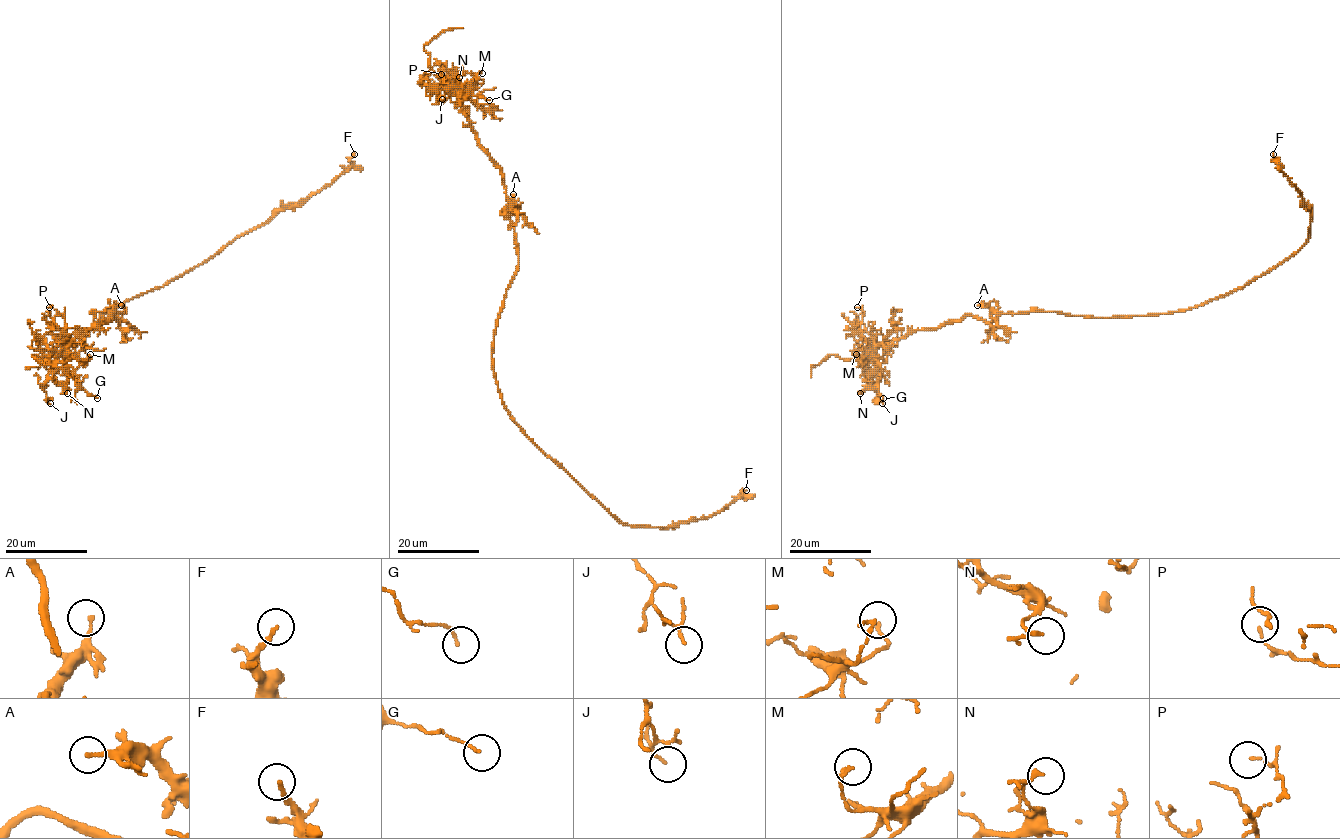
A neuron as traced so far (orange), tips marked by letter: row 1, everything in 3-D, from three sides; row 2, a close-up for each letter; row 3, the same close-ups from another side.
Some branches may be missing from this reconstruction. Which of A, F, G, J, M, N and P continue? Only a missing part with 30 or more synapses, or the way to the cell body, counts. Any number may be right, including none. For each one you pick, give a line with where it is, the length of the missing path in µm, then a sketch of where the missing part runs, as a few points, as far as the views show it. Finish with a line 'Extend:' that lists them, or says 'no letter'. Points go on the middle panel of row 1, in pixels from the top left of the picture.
Extend: no letter

